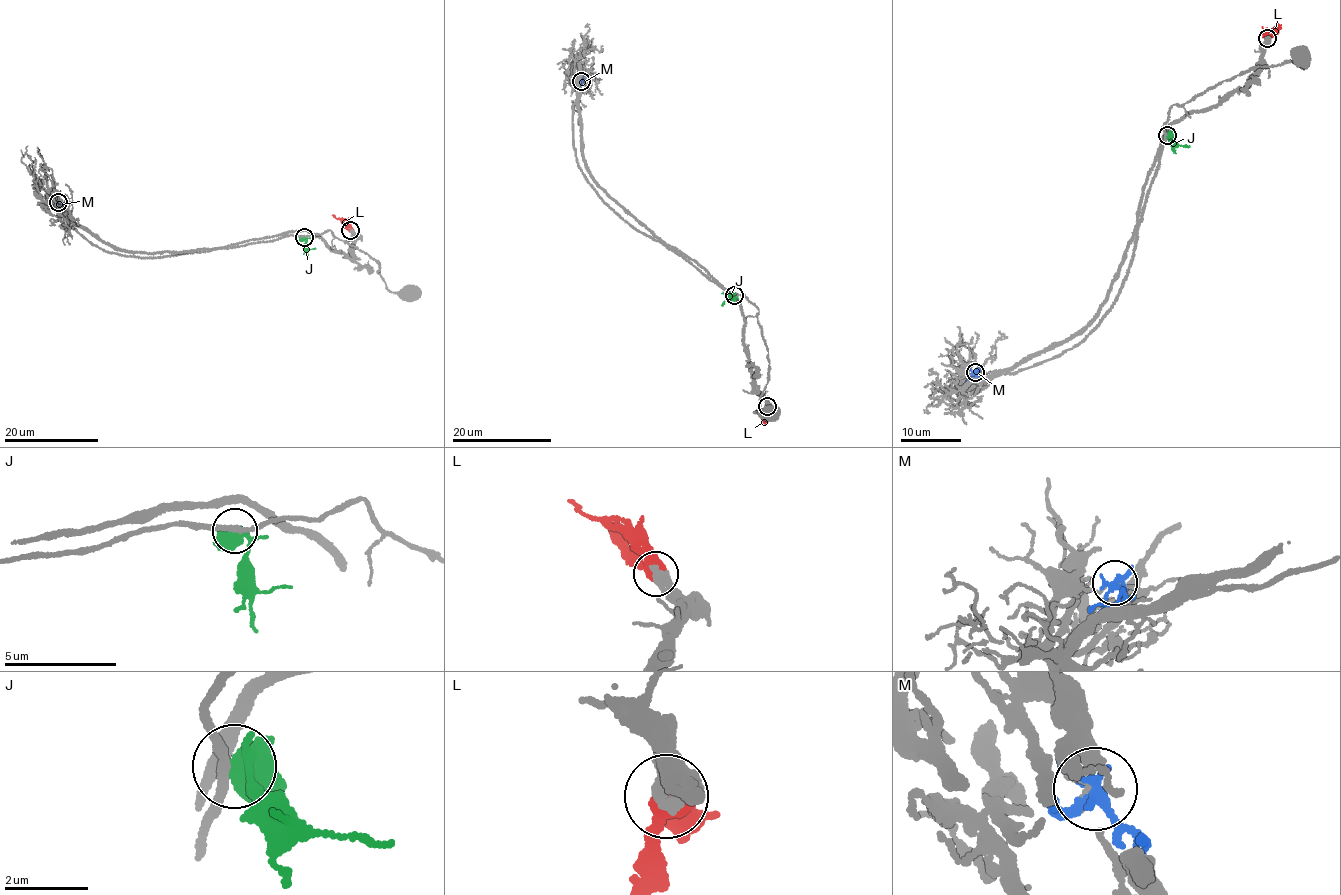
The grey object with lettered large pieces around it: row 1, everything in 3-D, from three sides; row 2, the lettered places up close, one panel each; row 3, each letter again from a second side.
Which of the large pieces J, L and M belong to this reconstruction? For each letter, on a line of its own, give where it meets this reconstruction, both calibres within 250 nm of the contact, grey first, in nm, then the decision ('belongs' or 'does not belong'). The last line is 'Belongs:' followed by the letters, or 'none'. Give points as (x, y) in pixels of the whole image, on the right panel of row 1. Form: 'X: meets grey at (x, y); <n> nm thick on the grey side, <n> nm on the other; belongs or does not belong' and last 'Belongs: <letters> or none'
J: meets grey at (1167, 135); 240 nm thick on the grey side, 440 nm on the other; does not belong
L: meets grey at (1267, 38); 480 nm thick on the grey side, 500 nm on the other; belongs
M: meets grey at (975, 372); 130 nm thick on the grey side, 220 nm on the other; does not belong
Belongs: L

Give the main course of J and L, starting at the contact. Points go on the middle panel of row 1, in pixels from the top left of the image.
J: (734, 295), (722, 305)
L: (766, 406), (769, 409), (763, 420)

